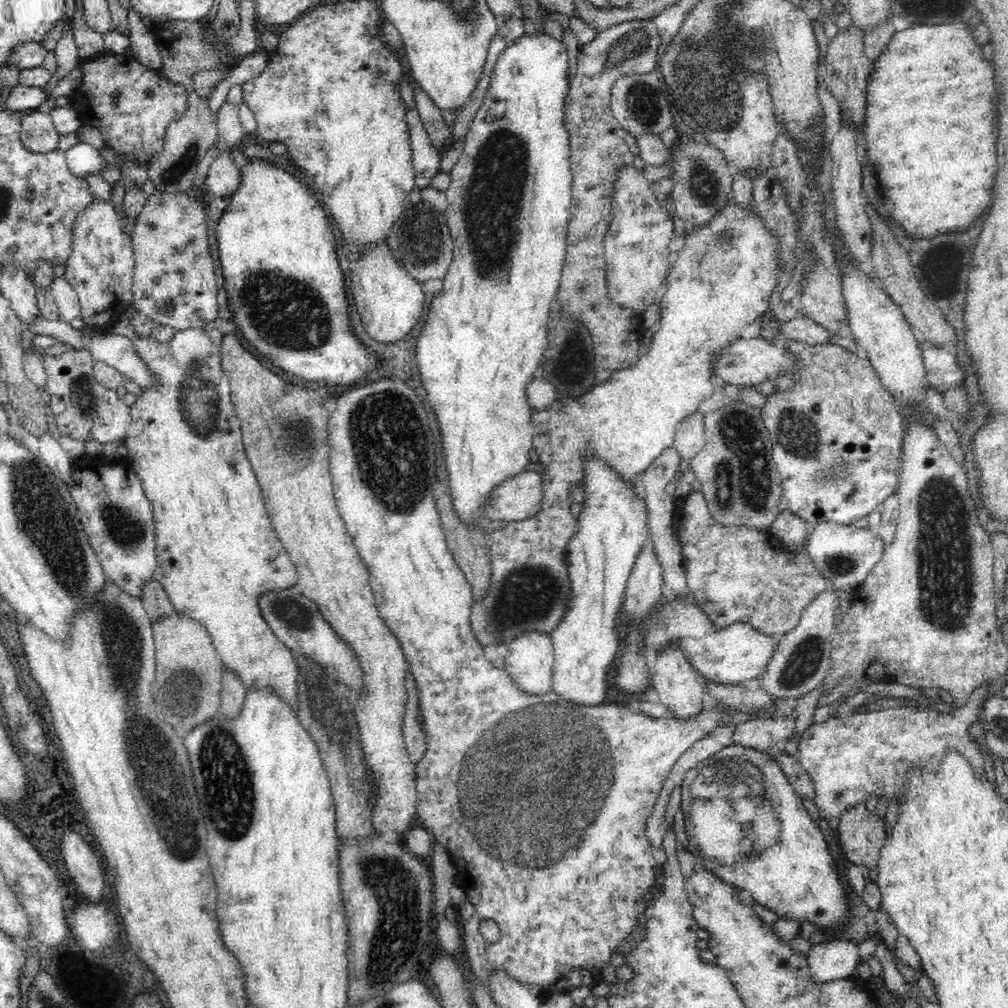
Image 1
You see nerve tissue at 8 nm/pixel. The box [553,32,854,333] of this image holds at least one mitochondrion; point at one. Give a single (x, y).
(646, 105)

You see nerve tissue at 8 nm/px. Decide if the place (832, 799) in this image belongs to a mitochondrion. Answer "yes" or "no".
no

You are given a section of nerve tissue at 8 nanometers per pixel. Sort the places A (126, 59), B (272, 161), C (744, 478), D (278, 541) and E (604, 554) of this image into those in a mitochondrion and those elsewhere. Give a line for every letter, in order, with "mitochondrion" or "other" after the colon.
A: other
B: other
C: mitochondrion
D: other
E: other

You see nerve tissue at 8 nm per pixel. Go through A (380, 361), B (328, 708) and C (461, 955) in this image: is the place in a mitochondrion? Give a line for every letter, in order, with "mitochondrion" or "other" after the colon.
A: other
B: mitochondrion
C: other

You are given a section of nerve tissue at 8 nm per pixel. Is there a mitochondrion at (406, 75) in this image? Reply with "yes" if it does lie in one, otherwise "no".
no

